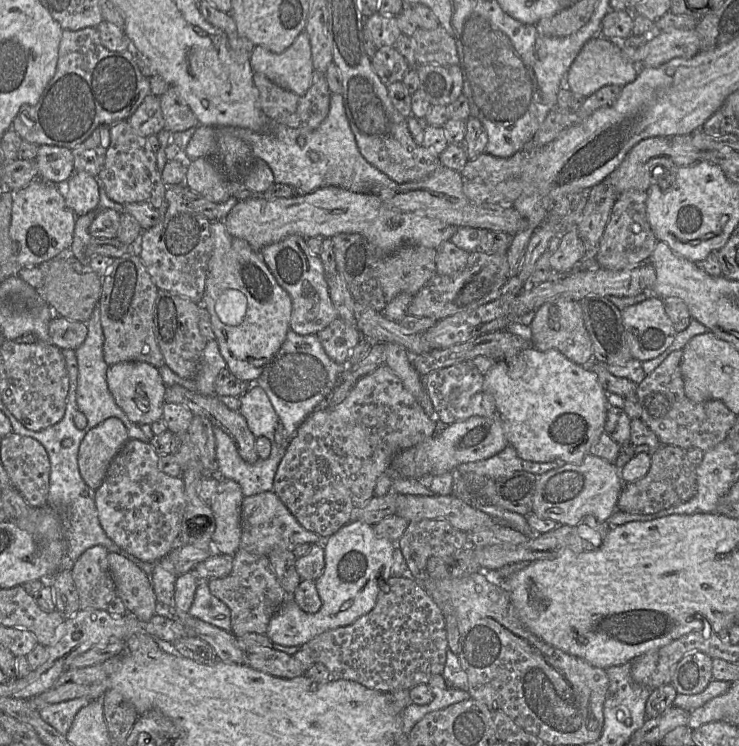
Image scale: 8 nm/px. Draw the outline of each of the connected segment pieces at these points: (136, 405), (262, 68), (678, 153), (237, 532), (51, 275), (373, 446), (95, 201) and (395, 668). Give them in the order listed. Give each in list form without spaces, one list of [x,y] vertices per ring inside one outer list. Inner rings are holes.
[[[122,362],[109,366],[106,373],[109,391],[129,420],[137,425],[151,425],[162,418],[166,385],[158,369],[145,362]]]
[[[303,30],[282,53],[255,46],[250,54],[250,66],[253,72],[264,75],[276,85],[305,95],[314,71],[308,34]]]
[[[690,134],[672,135],[672,136],[653,136],[645,138],[634,145],[627,153],[621,164],[608,176],[618,194],[637,190],[647,191],[651,185],[651,173],[656,166],[687,166],[699,161],[699,151],[693,144]]]
[[[221,479],[210,508],[215,518],[211,553],[233,555],[241,539],[241,506],[244,495],[240,485],[230,479]]]
[[[53,258],[38,267],[43,272],[44,285],[42,289],[36,290],[41,292],[54,314],[70,321],[87,323],[99,303],[102,278],[91,270],[83,273],[75,272],[66,258]]]
[[[383,364],[371,373],[360,378],[348,396],[340,404],[334,407],[320,406],[306,417],[296,430],[278,466],[272,491],[276,493],[301,526],[321,537],[329,537],[350,522],[351,514],[354,510],[361,509],[369,502],[373,497],[377,479],[383,473],[389,473],[394,457],[401,451],[414,447],[433,436],[436,433],[436,425],[437,421],[427,415],[416,398],[404,387],[401,379],[386,364]]]
[[[74,172],[65,184],[65,202],[79,217],[99,207],[99,186],[96,177],[86,172]]]
[[[401,576],[401,577],[390,577],[388,580],[386,580],[385,583],[383,583],[383,585],[379,590],[376,604],[370,612],[361,616],[350,625],[324,632],[300,647],[301,649],[305,649],[309,653],[314,663],[321,663],[328,669],[330,679],[352,680],[358,682],[359,684],[367,688],[379,692],[391,693],[395,690],[410,689],[419,684],[427,684],[433,675],[435,674],[442,675],[446,661],[446,651],[448,649],[448,642],[445,629],[445,618],[439,607],[414,578],[412,578],[411,576],[410,577]]]

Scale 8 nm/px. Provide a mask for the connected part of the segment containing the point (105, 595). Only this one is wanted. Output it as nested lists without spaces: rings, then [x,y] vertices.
[[[96,545],[87,549],[74,562],[72,576],[79,595],[80,610],[106,610],[117,596],[108,554],[105,547]]]

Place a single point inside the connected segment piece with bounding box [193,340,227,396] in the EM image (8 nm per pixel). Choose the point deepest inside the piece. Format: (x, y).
(212, 363)

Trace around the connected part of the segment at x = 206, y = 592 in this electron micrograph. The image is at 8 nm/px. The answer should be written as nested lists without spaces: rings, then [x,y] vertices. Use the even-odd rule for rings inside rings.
[[[198,580],[189,615],[206,623],[231,632],[230,610],[227,605],[211,594],[209,580]]]

